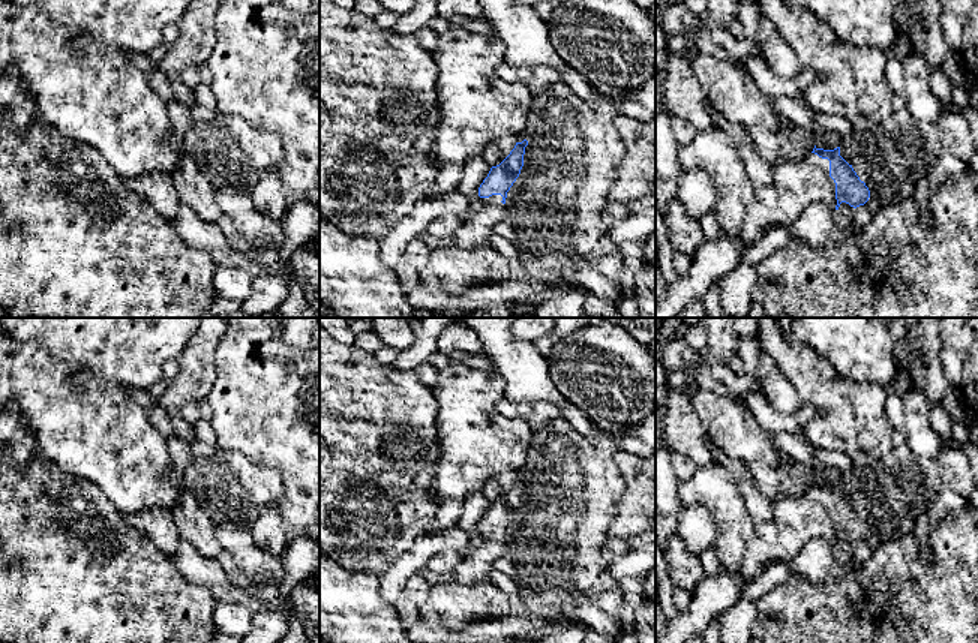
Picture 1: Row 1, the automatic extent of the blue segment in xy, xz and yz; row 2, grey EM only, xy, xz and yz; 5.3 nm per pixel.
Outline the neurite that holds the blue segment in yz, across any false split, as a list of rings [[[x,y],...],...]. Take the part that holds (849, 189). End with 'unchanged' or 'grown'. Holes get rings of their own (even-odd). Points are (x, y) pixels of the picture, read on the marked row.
[[[814,145],[813,151],[802,160],[778,162],[772,168],[772,183],[754,190],[740,237],[718,235],[712,240],[704,240],[690,258],[688,271],[669,285],[664,297],[656,303],[656,318],[675,318],[694,300],[704,298],[714,282],[720,282],[738,267],[748,246],[760,238],[766,229],[776,225],[790,226],[810,204],[825,202],[837,211],[842,202],[856,208],[864,205],[868,198],[868,187],[860,180],[852,165],[840,156],[840,147],[824,150]]]; grown

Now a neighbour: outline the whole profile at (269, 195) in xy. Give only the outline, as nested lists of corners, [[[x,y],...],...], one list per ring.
[[[278,168],[264,171],[249,195],[256,211],[272,220],[279,222],[291,205]]]

